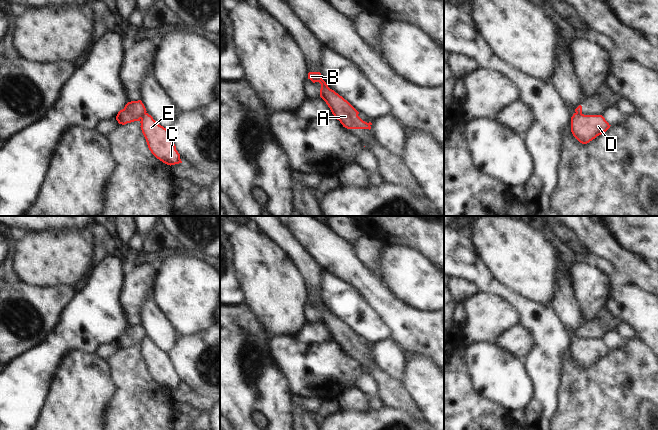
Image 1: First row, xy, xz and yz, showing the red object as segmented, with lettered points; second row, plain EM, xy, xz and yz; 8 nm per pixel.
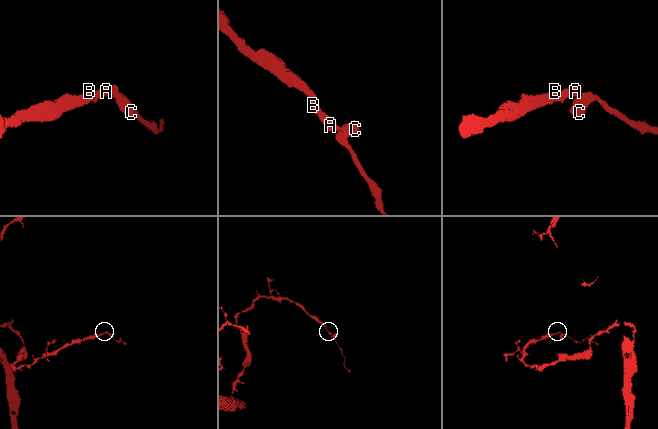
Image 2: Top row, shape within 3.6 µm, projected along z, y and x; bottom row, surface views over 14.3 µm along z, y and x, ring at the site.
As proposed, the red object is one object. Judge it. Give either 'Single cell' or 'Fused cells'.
Fused cells

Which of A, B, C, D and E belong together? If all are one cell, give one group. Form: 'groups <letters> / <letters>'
groups A B / C D E

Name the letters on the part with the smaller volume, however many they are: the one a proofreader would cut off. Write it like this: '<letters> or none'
C, D, E

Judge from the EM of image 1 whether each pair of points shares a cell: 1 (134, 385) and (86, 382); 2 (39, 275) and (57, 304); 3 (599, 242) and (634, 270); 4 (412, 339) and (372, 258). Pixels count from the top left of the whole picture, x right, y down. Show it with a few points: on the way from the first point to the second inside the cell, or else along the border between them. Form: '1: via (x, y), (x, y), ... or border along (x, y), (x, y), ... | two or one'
1: border along (108, 362), (115, 392), (106, 406) | two
2: border along (24, 282), (41, 287), (70, 287) | two
3: via (608, 249), (625, 261) | one
4: border along (362, 263), (381, 280) | two

